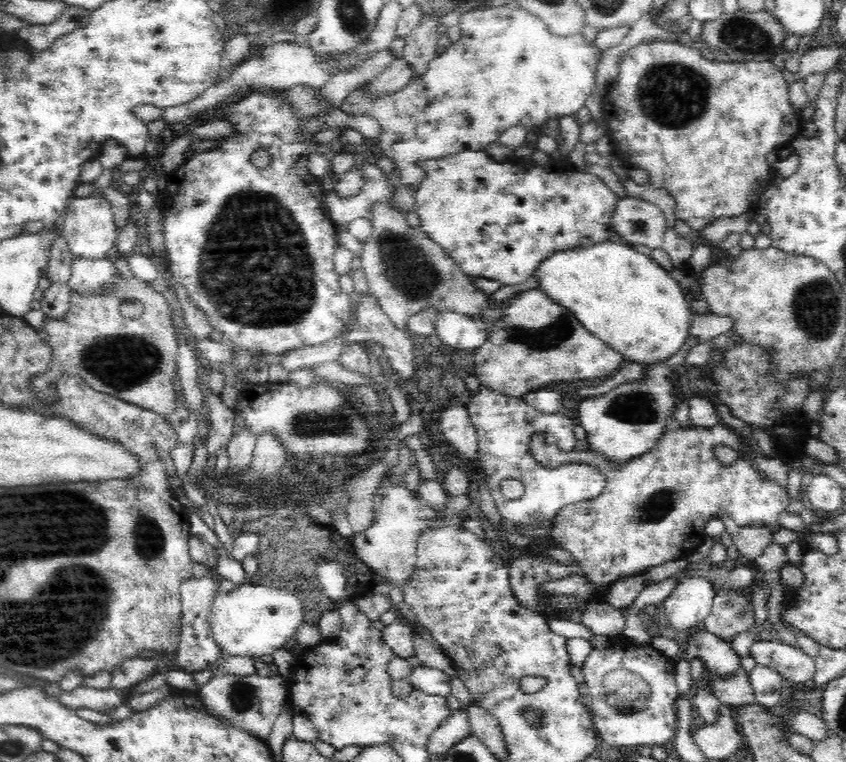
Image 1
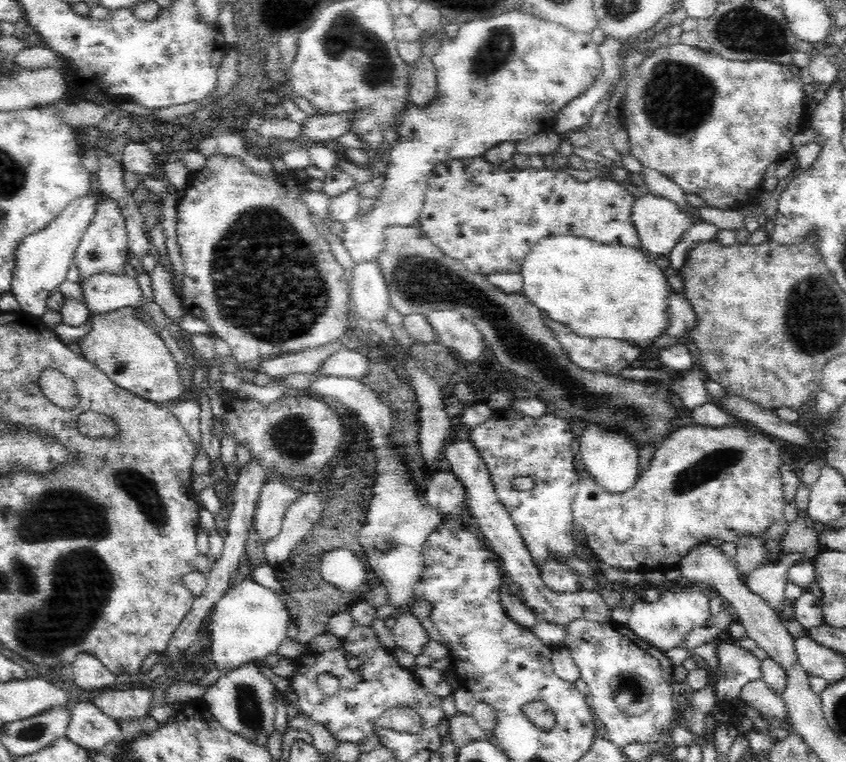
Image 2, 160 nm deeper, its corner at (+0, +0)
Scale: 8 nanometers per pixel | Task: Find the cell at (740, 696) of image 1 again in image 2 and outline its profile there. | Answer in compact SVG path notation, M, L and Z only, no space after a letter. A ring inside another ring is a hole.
M763 680L748 682L741 691L740 699L745 705L754 707L760 714L775 725L790 728L788 710L783 696L774 694Z

